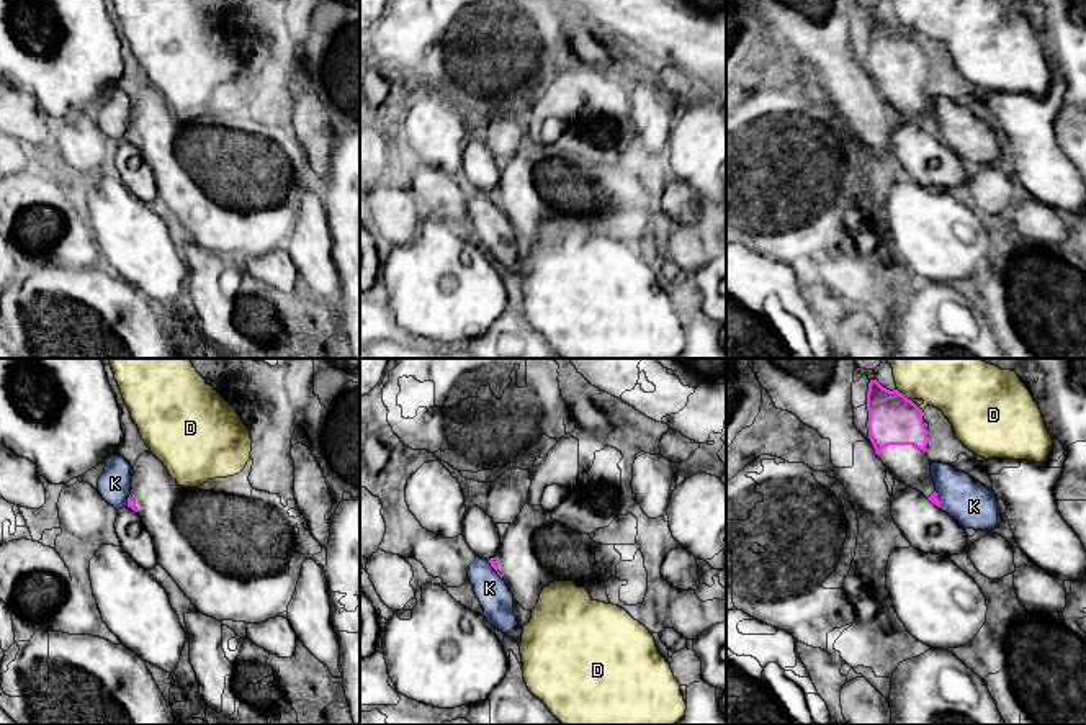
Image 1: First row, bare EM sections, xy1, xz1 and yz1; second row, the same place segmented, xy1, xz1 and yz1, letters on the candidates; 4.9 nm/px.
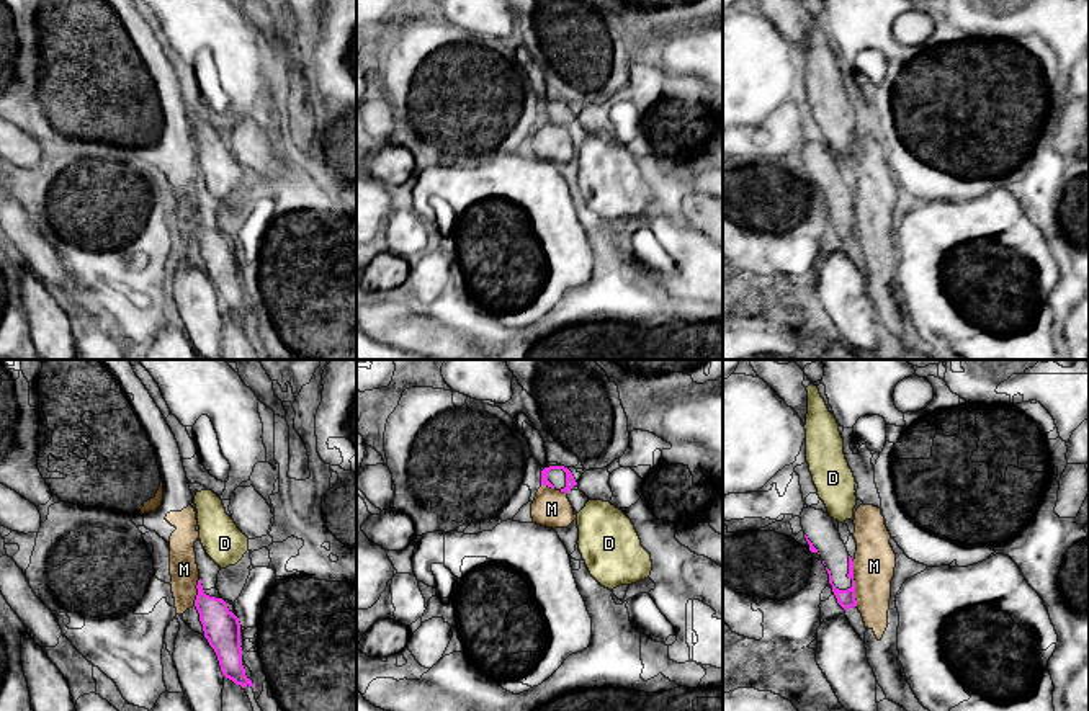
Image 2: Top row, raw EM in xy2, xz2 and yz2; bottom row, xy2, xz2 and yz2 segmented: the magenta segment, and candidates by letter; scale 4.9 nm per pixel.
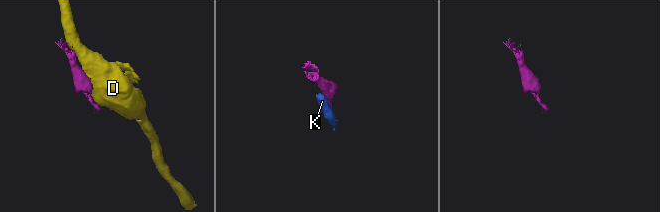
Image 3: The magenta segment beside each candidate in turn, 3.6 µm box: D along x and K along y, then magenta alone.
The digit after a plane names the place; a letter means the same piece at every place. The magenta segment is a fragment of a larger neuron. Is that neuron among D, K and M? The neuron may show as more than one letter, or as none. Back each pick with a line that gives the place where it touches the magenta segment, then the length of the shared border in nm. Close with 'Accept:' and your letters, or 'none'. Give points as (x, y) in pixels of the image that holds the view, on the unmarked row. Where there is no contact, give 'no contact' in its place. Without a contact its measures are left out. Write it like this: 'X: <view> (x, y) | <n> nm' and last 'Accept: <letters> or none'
Accept: none

